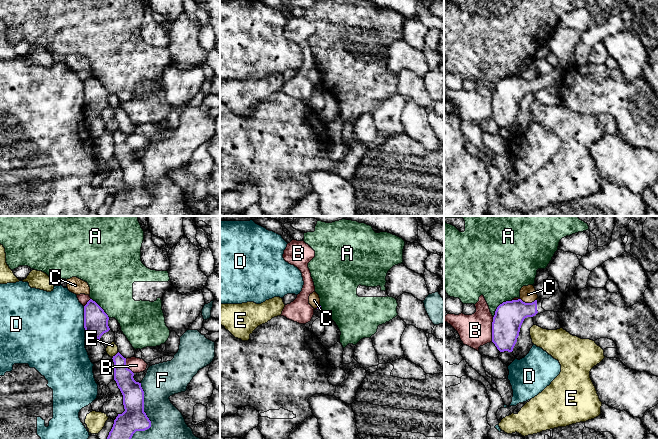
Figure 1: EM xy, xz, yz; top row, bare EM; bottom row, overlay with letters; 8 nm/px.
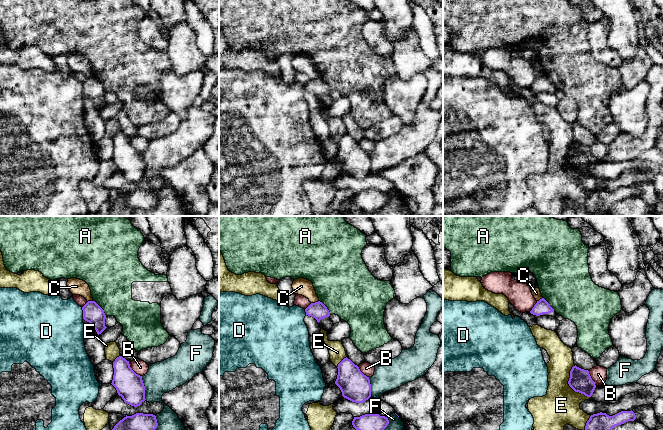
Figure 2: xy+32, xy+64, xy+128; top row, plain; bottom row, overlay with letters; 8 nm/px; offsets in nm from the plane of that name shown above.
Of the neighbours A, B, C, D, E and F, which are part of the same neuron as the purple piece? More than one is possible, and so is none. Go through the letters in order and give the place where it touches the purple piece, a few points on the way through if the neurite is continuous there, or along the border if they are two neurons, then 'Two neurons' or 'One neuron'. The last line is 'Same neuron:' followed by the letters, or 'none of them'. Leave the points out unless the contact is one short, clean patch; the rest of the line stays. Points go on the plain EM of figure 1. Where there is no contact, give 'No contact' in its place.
A: Touches purple at yz (498, 82). Two neurons
B: Touches purple at yz (492, 105). Two neurons
C: Touches purple at yz (528, 79). Boundary: yz (520, 74), (525, 78), (536, 76). Two neurons
D: Touches purple at xy (84, 98). Two neurons
E: Touches purple at xy (115, 131). Two neurons
F: Touches purple at xy (146, 192). Two neurons
Same neuron: none of them

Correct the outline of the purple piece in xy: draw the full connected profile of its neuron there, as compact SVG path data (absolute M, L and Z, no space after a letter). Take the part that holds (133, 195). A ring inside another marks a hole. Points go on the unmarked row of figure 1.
M118 128L112 135L114 156L123 171L125 187L114 196L106 216L131 216L136 207L151 203L151 197L144 188L144 167L141 159L134 156L134 149L127 144L126 134Z

